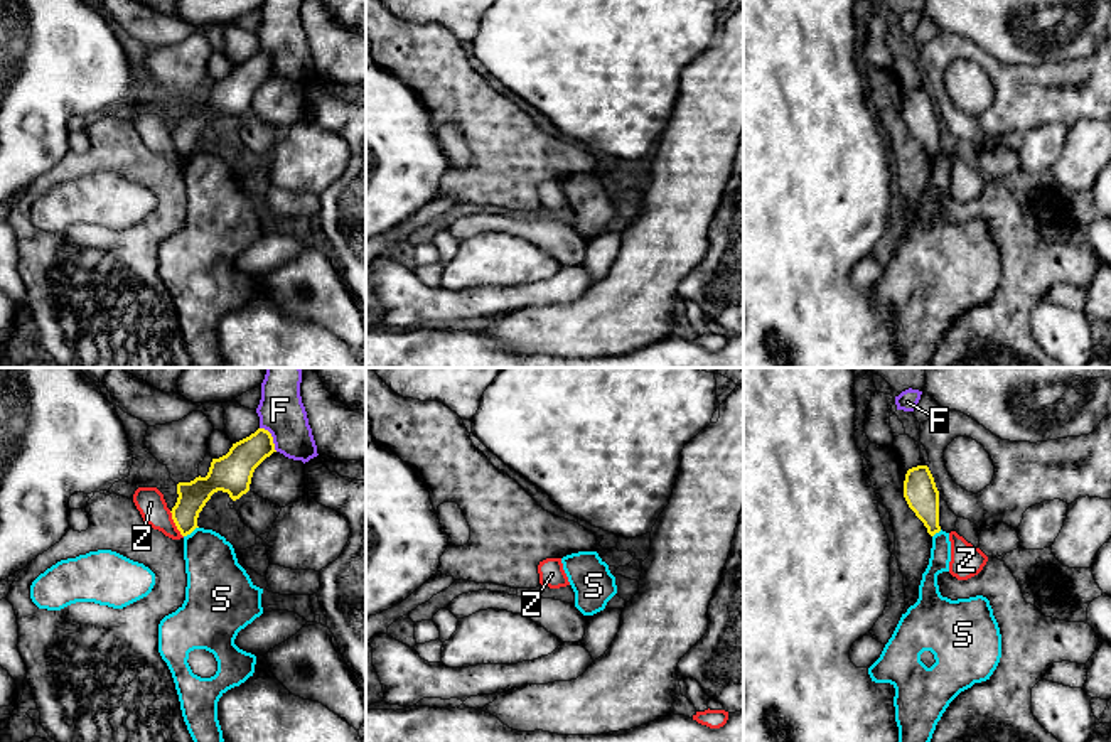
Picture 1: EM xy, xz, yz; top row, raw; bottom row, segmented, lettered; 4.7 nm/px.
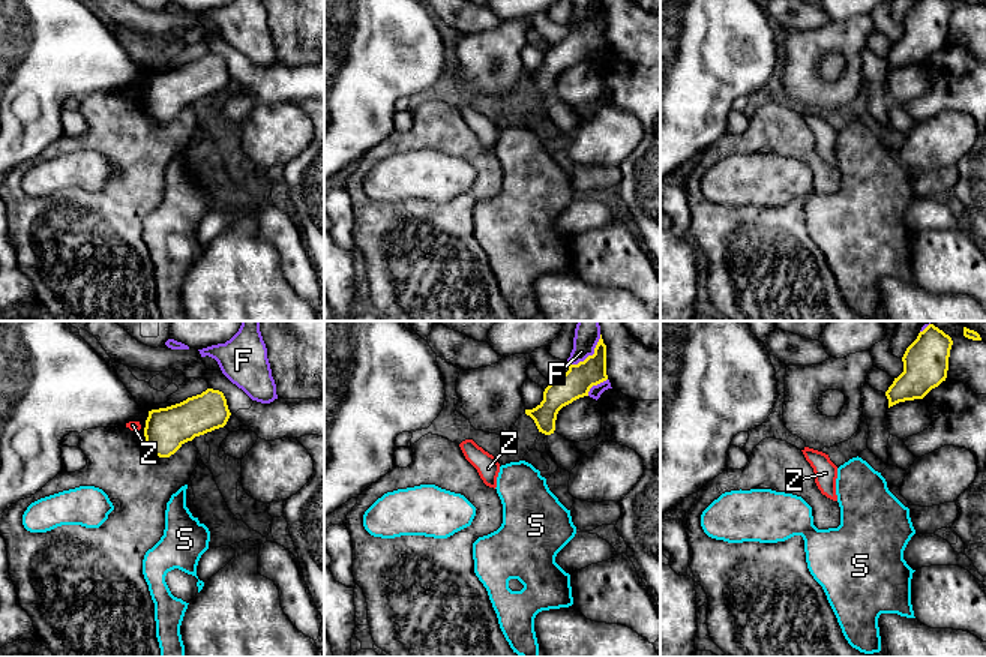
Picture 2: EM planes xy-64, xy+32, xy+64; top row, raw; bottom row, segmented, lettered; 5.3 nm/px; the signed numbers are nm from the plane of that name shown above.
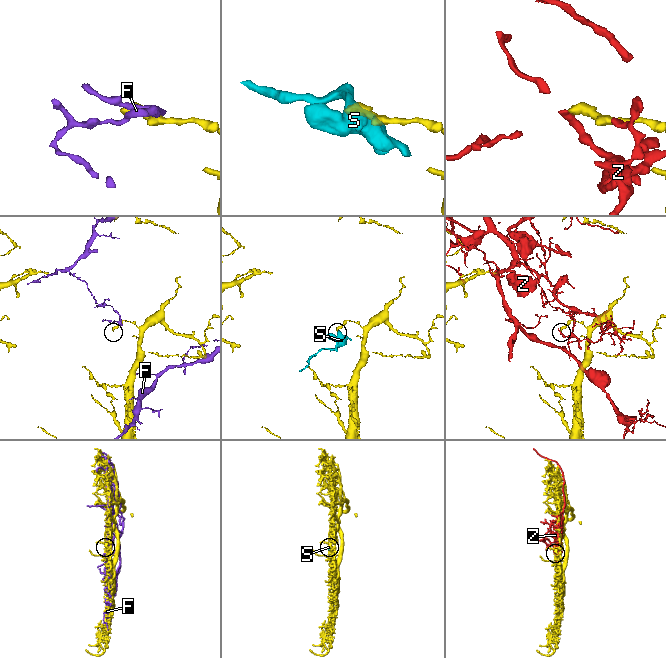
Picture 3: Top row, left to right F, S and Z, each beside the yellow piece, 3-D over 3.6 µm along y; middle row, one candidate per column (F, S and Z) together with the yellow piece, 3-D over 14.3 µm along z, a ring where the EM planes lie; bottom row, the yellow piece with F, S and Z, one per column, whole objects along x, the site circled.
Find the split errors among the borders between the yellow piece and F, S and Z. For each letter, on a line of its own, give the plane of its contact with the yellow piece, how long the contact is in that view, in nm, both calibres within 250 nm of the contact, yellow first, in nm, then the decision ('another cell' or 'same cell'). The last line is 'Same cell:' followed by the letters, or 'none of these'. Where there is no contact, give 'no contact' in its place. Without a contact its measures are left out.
F: xy | 150 nm | 180/220 nm | another cell
S: xy | 90 nm | 140/260 nm | another cell
Z: xy | 140 nm | 140/140 nm | another cell
Same cell: none of these

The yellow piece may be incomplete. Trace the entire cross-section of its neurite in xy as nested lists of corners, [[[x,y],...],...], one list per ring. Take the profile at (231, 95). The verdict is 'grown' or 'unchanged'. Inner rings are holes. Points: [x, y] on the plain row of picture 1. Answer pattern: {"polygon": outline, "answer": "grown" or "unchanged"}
{"polygon": [[[258,51],[250,59],[233,66],[226,78],[212,81],[206,99],[199,98],[191,105],[179,105],[179,120],[170,135],[180,157],[187,159],[199,150],[199,135],[214,115],[228,115],[233,123],[246,116],[255,91],[273,74],[276,73],[271,56]]], "answer": "unchanged"}

